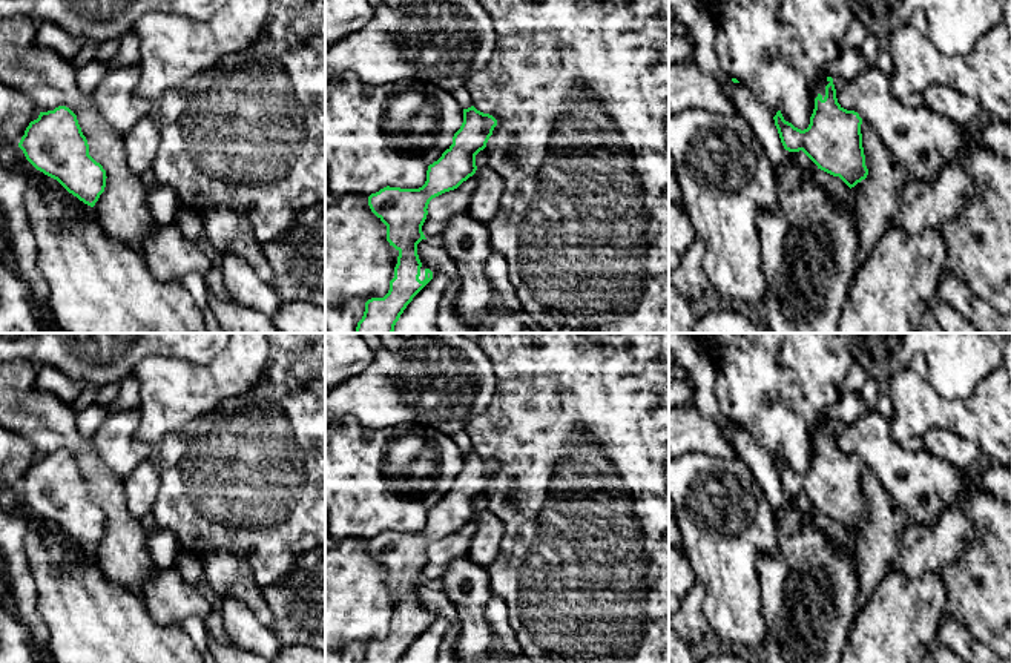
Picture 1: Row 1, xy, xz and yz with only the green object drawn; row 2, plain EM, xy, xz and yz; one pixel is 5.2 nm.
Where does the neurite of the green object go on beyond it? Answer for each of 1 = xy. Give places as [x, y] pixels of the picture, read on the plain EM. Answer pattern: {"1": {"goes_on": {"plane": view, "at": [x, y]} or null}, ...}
{"1": {"goes_on": null}}

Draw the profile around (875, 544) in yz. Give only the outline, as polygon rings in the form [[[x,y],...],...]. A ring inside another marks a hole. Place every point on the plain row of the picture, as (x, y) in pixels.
[[[862,465],[861,477],[868,519],[851,531],[848,543],[859,580],[858,612],[893,568],[901,537],[908,525],[905,511],[894,502],[878,474]]]

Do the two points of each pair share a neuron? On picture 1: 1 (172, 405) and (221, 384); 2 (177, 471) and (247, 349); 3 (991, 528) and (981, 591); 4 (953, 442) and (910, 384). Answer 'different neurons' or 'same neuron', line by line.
1: same neuron
2: different neurons
3: same neuron
4: different neurons

